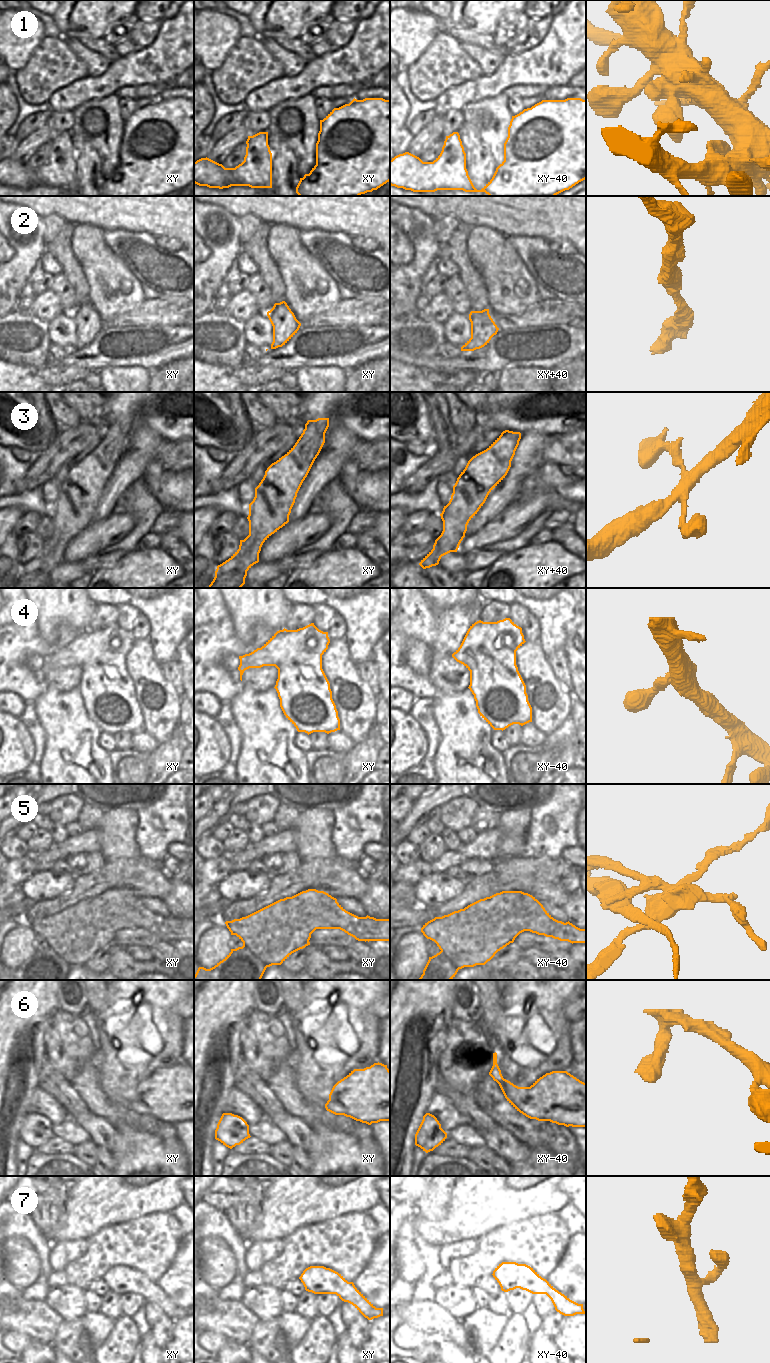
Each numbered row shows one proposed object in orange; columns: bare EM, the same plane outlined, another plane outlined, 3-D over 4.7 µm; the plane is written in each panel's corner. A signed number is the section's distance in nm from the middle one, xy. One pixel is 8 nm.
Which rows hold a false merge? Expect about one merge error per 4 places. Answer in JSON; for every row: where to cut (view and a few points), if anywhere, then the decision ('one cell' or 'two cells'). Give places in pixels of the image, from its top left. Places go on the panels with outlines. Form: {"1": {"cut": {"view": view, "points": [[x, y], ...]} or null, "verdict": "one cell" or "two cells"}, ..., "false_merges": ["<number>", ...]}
{"1": {"cut": null, "verdict": "one cell"}, "2": {"cut": null, "verdict": "one cell"}, "3": {"cut": null, "verdict": "one cell"}, "4": {"cut": null, "verdict": "one cell"}, "5": {"cut": {"view": "xy", "points": [[243, 944], [248, 946], [267, 966]]}, "verdict": "two cells"}, "6": {"cut": null, "verdict": "one cell"}, "7": {"cut": null, "verdict": "one cell"}, "false_merges": ["5"]}

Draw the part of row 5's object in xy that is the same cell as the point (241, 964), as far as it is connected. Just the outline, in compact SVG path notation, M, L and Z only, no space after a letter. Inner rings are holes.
M243 945L210 969L199 967L194 980L261 980L267 964Z

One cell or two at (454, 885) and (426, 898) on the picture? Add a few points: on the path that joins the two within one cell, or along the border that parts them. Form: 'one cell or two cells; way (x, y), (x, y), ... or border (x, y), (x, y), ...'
one cell; way (447, 887), (439, 887), (433, 891)

